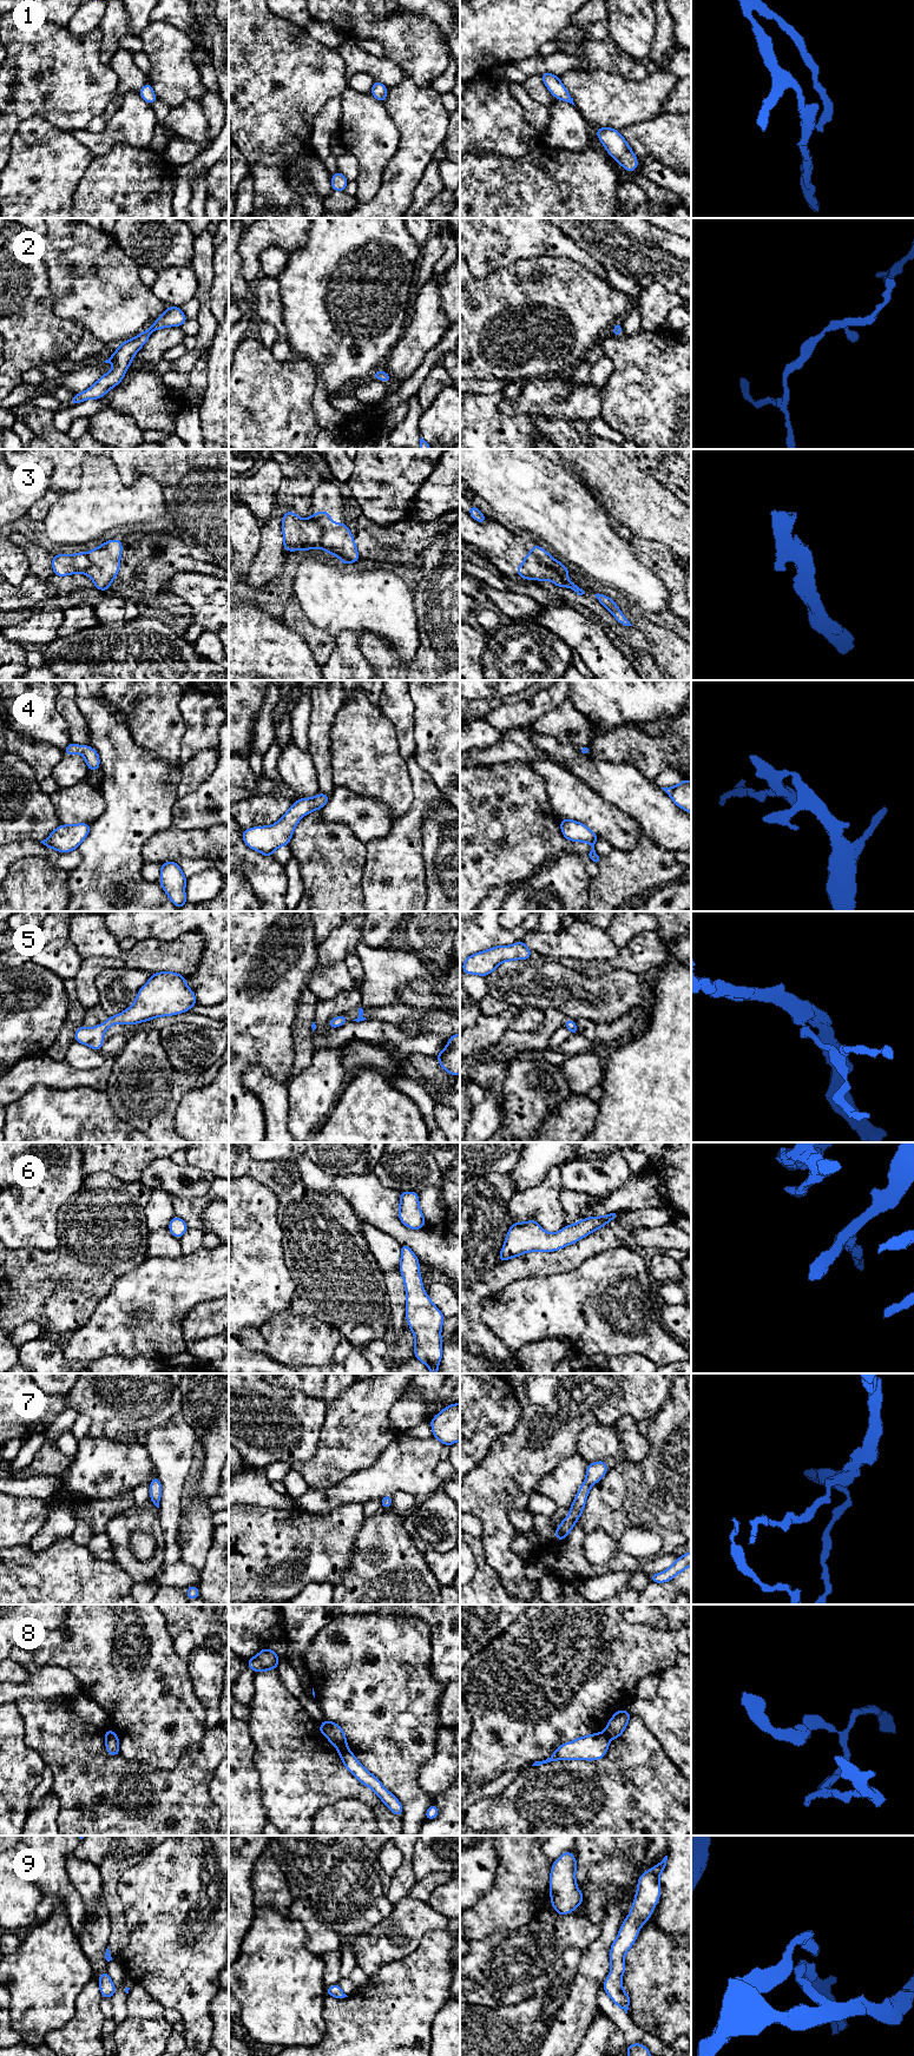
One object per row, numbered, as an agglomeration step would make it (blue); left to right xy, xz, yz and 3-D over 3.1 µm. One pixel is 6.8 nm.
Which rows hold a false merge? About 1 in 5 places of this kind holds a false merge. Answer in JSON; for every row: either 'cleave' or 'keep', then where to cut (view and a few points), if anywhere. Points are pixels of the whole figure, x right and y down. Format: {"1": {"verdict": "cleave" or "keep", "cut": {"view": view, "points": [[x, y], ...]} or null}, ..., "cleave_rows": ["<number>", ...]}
{"1": {"verdict": "keep", "cut": null}, "2": {"verdict": "keep", "cut": null}, "3": {"verdict": "cleave", "cut": {"view": "xz", "points": [[311, 515], [321, 532], [321, 546]]}}, "4": {"verdict": "keep", "cut": null}, "5": {"verdict": "keep", "cut": null}, "6": {"verdict": "keep", "cut": null}, "7": {"verdict": "keep", "cut": null}, "8": {"verdict": "cleave", "cut": {"view": "xz", "points": [[347, 1748], [339, 1752]]}}, "9": {"verdict": "keep", "cut": null}, "cleave_rows": ["3", "8"]}

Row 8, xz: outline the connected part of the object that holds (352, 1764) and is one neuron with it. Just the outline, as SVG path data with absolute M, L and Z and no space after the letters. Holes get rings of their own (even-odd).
M349 1749L338 1752L346 1768L363 1785L370 1787L382 1803L397 1817L402 1817L402 1804L383 1787L380 1780L368 1772Z

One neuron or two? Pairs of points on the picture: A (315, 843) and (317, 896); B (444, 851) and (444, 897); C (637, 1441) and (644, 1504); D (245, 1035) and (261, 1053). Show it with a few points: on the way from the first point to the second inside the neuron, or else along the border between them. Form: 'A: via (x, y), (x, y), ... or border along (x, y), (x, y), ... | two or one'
A: via (317, 856), (317, 883) | one
B: via (444, 863), (444, 885) | one
C: border along (648, 1438), (640, 1460), (622, 1456) | two
D: via (250, 1040), (258, 1048) | one

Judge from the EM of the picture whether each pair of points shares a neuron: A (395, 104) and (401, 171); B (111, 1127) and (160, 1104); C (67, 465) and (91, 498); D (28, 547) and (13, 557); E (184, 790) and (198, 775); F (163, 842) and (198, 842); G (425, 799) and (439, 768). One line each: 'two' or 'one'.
A: one
B: two
C: two
D: two
E: one
F: one
G: two

